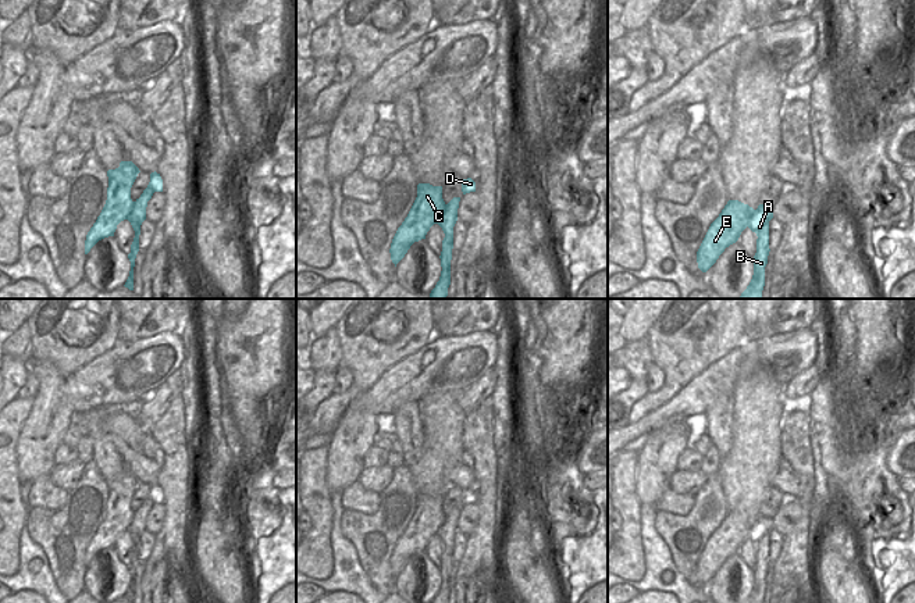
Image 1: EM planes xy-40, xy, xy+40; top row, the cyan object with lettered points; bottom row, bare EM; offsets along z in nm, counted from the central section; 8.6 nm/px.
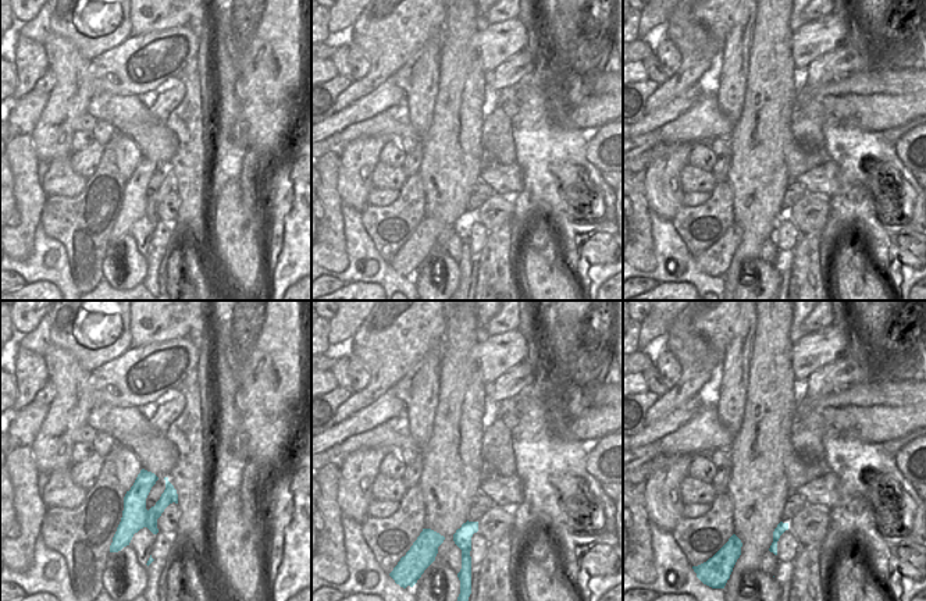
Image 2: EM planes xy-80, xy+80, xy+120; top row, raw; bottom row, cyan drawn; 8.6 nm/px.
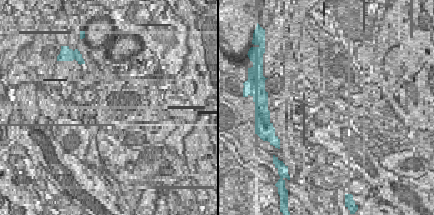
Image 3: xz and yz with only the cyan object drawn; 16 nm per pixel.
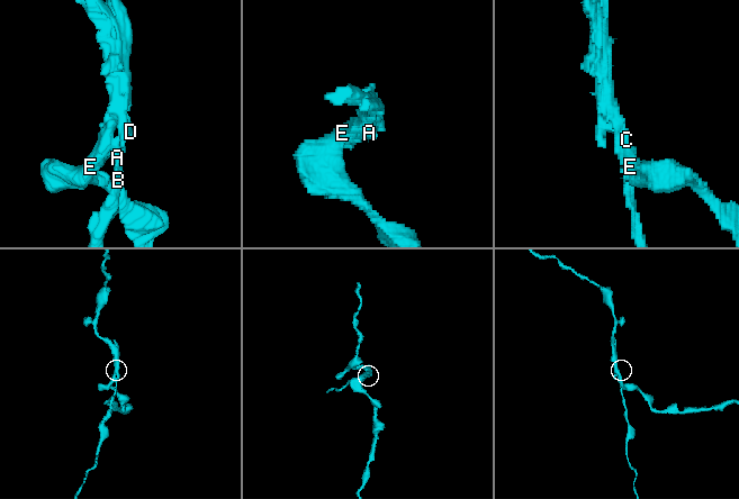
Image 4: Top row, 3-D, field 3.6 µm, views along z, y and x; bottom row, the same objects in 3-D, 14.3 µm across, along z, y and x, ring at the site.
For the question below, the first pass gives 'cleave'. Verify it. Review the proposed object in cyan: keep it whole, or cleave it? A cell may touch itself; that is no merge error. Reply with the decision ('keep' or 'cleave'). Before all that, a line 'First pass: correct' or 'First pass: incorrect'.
First pass: correct
cleave

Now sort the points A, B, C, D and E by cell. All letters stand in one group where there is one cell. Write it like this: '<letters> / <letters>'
A B D / C E

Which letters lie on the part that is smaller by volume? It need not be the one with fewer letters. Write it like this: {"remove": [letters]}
{"remove": ["A", "B", "D"]}

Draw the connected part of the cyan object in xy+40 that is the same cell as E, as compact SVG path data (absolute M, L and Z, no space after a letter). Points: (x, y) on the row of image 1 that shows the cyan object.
M729 200L719 217L711 224L698 251L697 263L706 272L724 251L736 243L748 226L755 210L738 200Z

